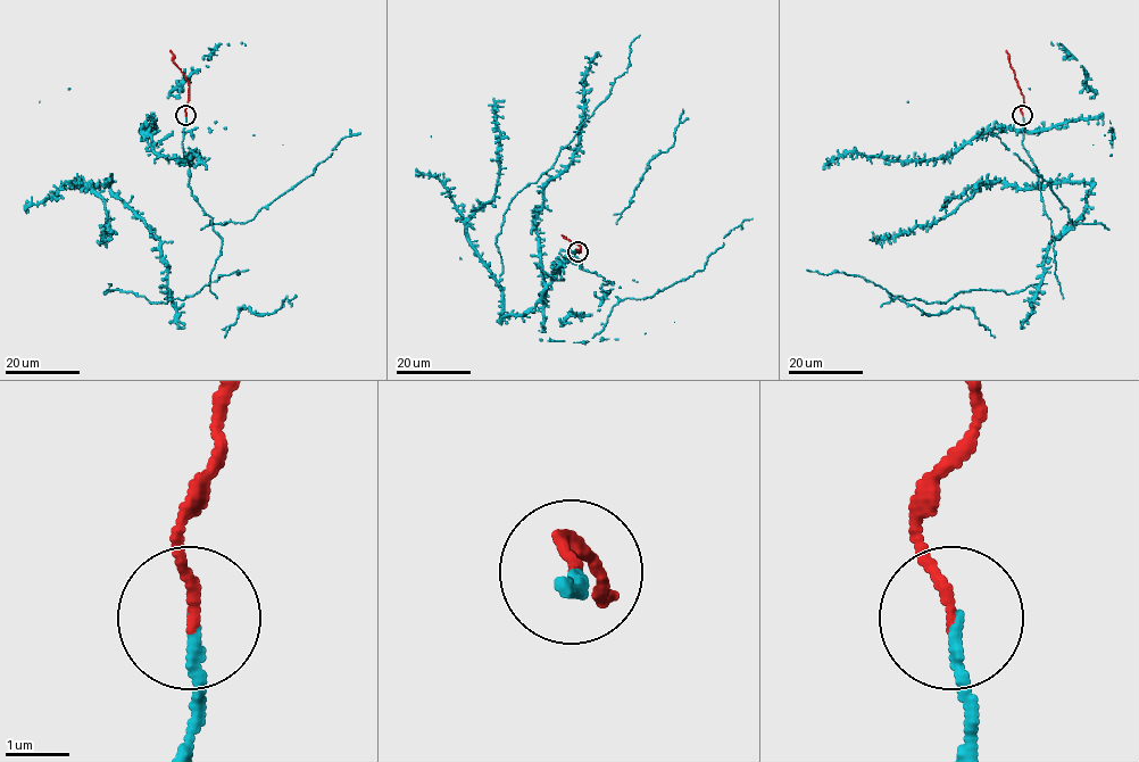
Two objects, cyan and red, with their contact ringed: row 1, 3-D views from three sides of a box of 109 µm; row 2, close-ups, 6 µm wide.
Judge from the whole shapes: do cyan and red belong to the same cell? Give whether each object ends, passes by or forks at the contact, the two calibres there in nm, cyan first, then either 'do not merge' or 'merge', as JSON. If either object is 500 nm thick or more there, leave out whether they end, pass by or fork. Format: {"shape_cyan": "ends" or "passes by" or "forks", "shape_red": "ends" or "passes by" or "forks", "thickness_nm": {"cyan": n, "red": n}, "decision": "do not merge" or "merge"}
{"shape_cyan": "ends", "shape_red": "ends", "thickness_nm": {"cyan": 160, "red": 150}, "decision": "merge"}

